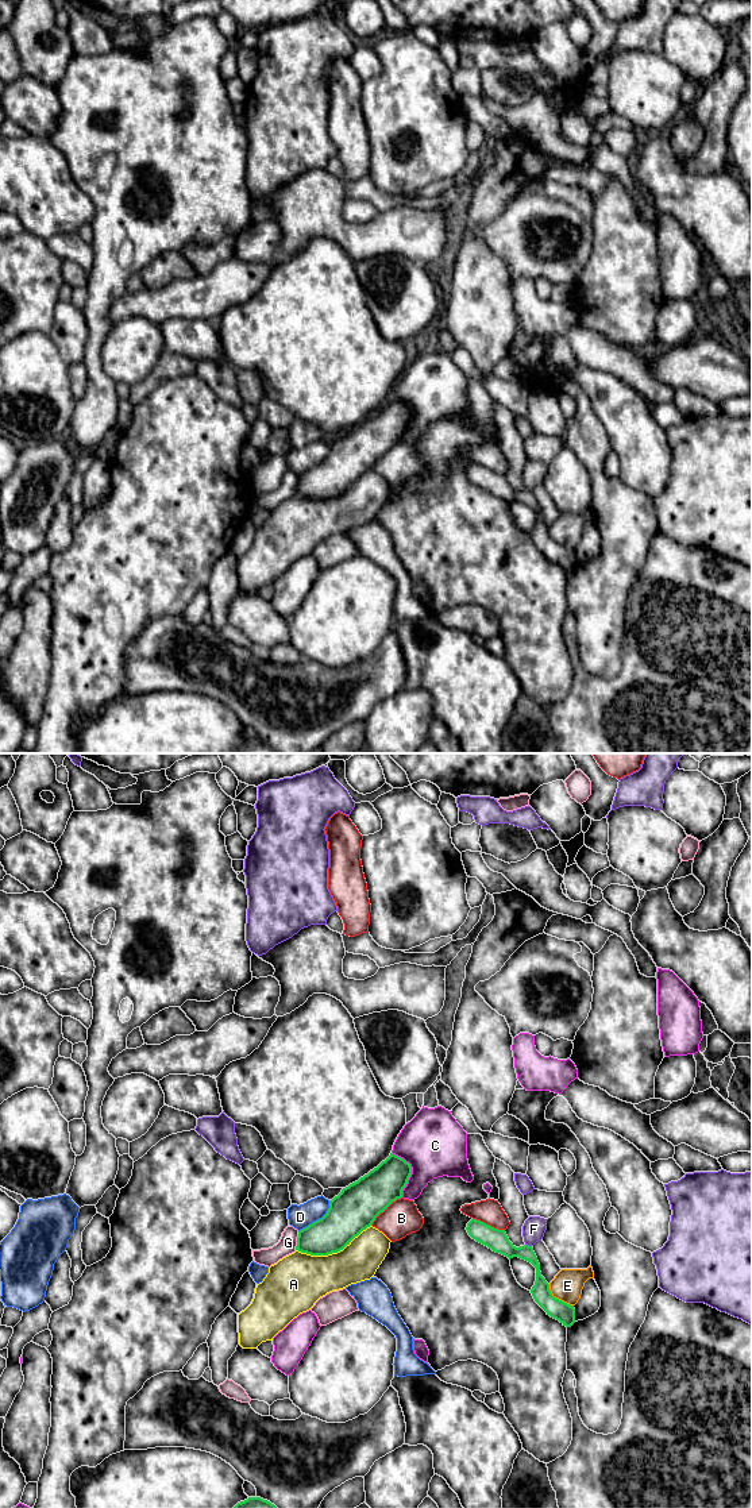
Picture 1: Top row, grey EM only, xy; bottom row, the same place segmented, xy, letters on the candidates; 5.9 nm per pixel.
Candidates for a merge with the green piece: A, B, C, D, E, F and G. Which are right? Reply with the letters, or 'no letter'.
no letter

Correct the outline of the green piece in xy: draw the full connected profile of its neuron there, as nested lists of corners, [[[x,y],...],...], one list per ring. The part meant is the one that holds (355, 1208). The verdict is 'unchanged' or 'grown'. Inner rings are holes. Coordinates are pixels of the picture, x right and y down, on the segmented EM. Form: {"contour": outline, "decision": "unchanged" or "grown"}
{"contour": [[[390,1153],[377,1168],[329,1200],[321,1219],[298,1231],[296,1250],[311,1256],[343,1250],[393,1202],[402,1197],[410,1175],[410,1164]]], "decision": "unchanged"}

